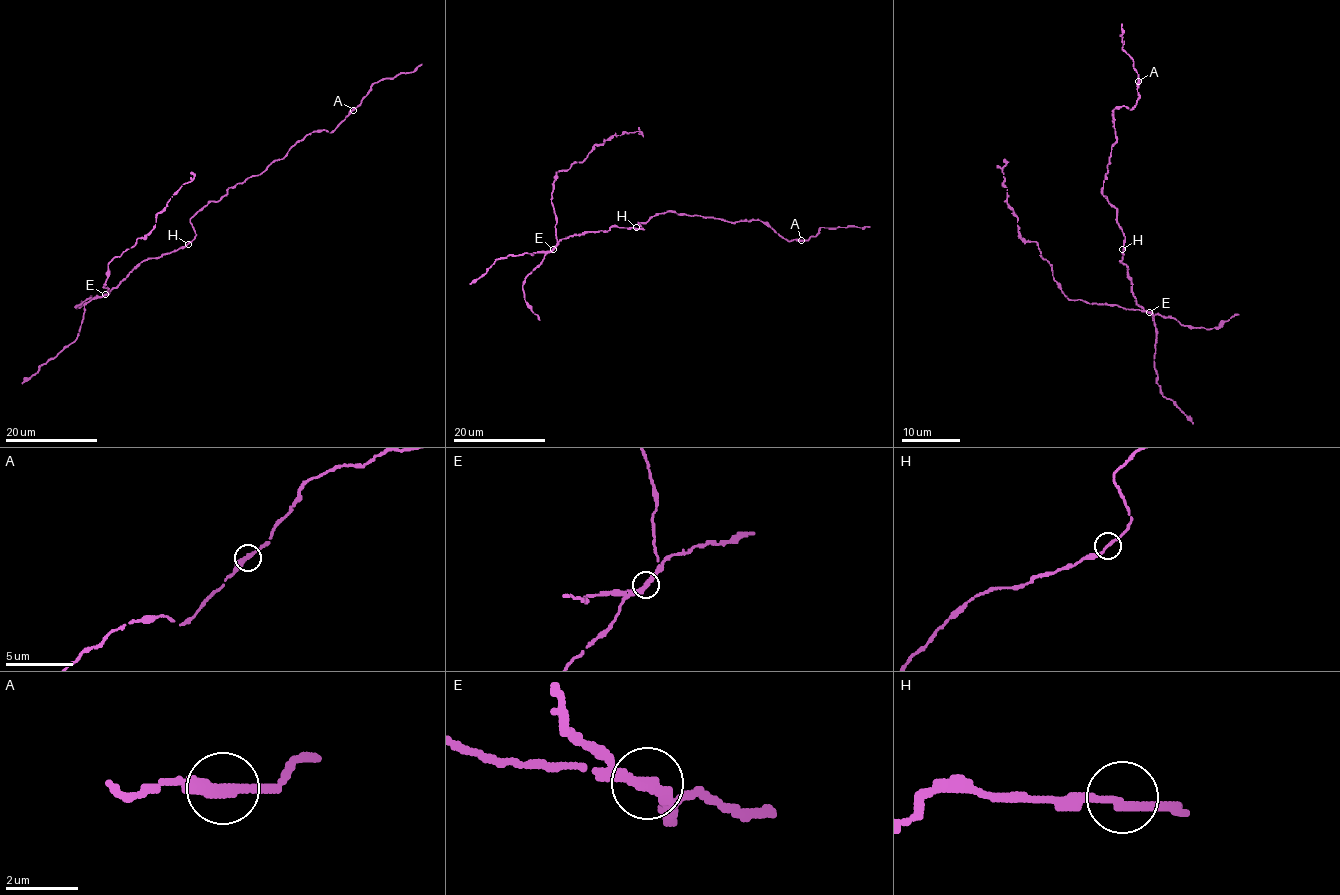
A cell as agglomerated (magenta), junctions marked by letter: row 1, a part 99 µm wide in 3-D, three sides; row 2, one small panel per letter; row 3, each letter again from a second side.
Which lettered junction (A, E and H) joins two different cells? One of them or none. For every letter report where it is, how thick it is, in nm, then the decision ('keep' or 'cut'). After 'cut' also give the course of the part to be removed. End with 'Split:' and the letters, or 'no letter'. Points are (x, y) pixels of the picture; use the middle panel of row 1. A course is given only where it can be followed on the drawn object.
A: at (801, 240); 360 nm thick; keep
E: at (553, 249); 360 nm thick; cut; foreign part runs (552, 249), (557, 242), (551, 202), (556, 172), (584, 160), (594, 145), (610, 136), (641, 134), (638, 132)
H: at (636, 227); 240 nm thick; keep
Split: E

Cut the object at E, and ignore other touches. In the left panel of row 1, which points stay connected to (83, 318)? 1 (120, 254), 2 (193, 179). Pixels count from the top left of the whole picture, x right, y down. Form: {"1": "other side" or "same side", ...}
{"1": "other side", "2": "other side"}

